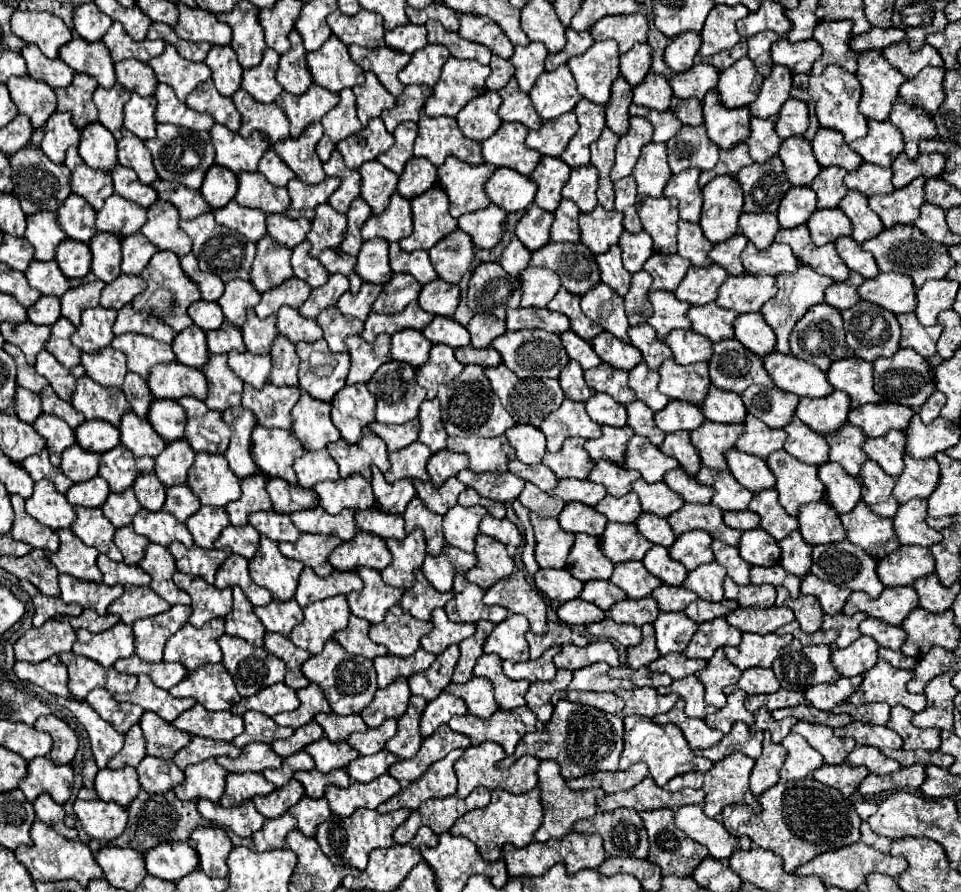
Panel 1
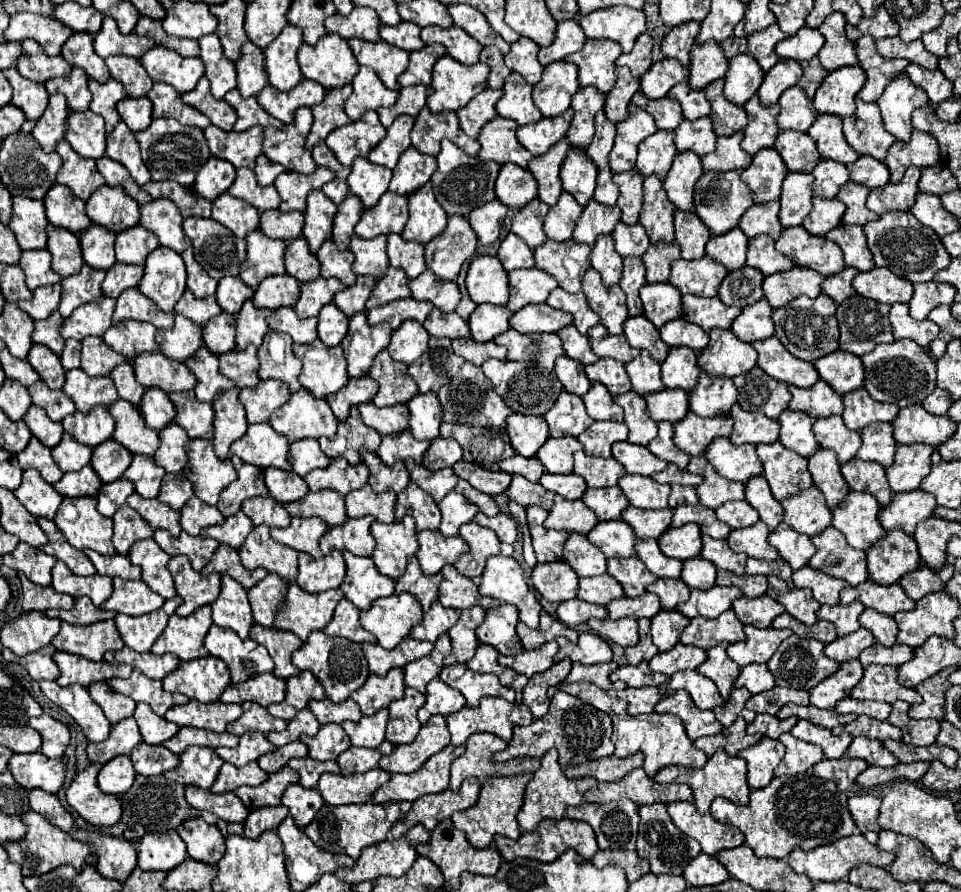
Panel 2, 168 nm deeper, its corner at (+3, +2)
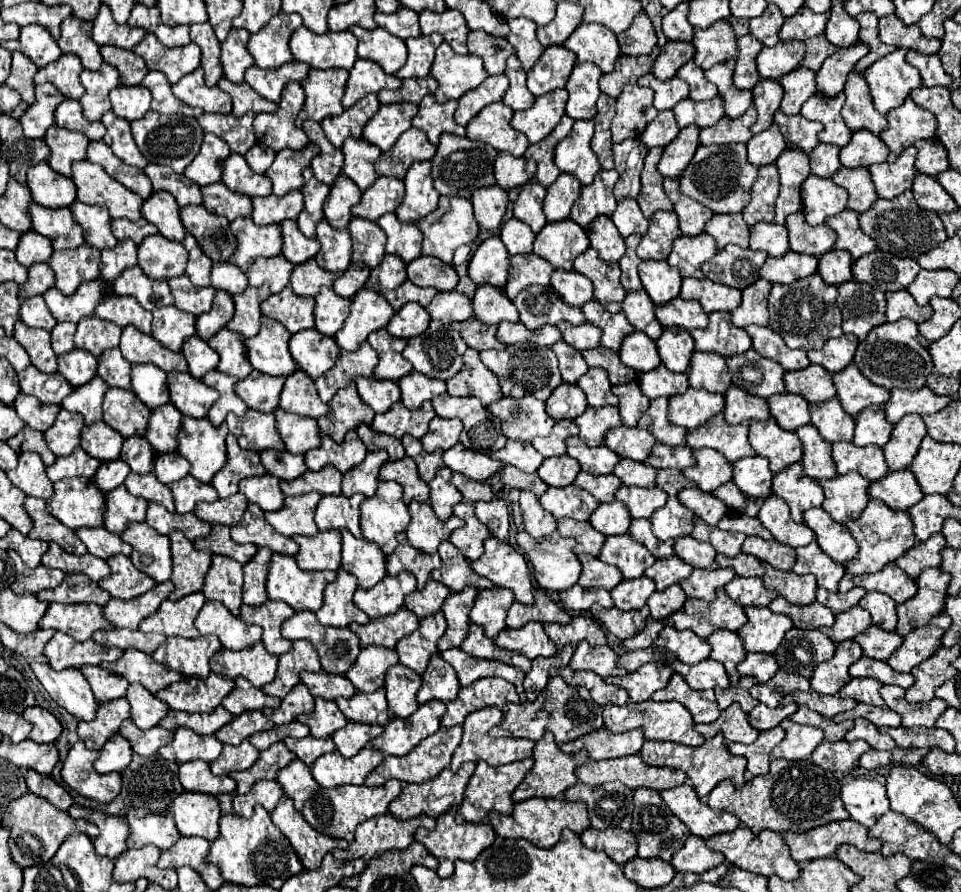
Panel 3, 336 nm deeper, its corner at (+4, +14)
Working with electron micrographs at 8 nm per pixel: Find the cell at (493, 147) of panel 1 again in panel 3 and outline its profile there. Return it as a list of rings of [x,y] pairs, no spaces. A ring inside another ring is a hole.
[[[493,102],[467,124],[467,138],[491,144],[499,152],[523,156],[531,142],[527,142],[525,134],[511,128],[511,116],[513,110],[509,106],[503,102]]]

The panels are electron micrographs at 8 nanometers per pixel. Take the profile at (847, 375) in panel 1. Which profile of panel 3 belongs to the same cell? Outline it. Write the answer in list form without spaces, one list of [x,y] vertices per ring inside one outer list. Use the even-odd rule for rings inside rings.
[[[843,334],[839,338],[831,338],[821,350],[807,352],[807,356],[813,364],[819,364],[825,370],[829,370],[831,374],[835,374],[835,372],[845,370],[851,364],[857,344],[859,344],[859,340],[855,336]]]

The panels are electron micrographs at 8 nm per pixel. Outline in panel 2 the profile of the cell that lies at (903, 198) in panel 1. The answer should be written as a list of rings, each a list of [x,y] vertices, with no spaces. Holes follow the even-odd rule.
[[[910,166],[898,184],[888,182],[882,188],[870,190],[868,208],[874,210],[876,214],[884,214],[892,210],[910,210],[918,194],[918,178],[920,178],[920,168]]]

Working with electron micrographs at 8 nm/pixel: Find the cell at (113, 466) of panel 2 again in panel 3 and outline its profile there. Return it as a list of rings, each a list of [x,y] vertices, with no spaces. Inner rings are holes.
[[[95,422],[95,426],[83,428],[81,448],[89,456],[93,456],[101,462],[111,462],[111,460],[119,458],[121,446],[123,446],[123,436],[117,430],[113,430],[111,426],[107,426],[105,422]]]

